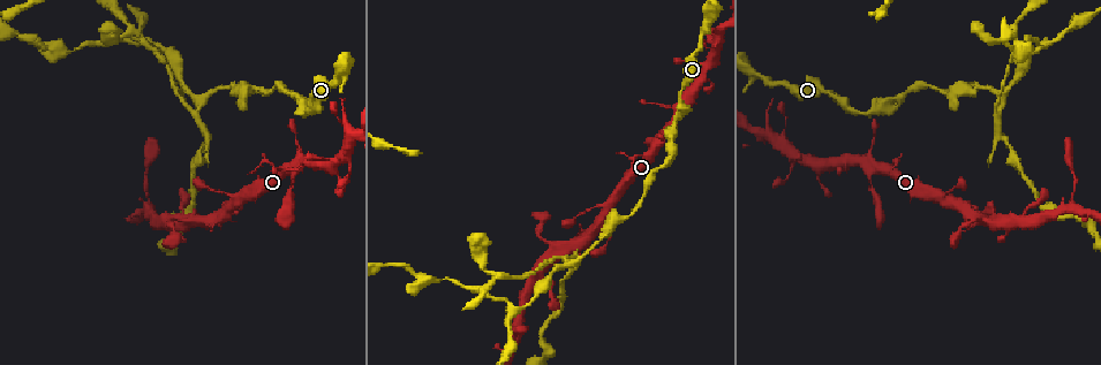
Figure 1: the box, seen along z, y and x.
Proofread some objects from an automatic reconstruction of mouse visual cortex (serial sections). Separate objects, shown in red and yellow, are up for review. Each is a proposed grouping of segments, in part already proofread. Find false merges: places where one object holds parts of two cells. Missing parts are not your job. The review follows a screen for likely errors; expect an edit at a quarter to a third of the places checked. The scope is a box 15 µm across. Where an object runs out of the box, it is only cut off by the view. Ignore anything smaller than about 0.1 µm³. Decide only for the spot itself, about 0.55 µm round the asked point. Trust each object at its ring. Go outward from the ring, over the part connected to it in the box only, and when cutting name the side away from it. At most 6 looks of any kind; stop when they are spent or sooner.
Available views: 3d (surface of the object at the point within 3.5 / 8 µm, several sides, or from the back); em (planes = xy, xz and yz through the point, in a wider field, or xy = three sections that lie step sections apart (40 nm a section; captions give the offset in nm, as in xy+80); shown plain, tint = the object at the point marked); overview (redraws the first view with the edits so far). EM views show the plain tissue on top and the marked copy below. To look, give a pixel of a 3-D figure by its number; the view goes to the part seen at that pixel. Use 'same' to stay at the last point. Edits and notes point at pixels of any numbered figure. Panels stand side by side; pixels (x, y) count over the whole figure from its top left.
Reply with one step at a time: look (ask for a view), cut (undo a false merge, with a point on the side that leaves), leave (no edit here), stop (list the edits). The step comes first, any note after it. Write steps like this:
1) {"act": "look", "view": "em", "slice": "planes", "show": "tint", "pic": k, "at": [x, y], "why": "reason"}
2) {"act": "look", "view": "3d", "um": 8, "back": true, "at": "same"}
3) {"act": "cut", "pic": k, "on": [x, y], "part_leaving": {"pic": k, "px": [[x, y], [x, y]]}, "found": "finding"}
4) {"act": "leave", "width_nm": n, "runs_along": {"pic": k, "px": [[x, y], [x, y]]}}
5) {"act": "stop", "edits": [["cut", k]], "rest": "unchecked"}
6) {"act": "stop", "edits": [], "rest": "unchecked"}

{"act": "look", "view": "3d", "um": 3.5, "pic": 1, "at": [877, 165], "why": "small branch off a trunk"}

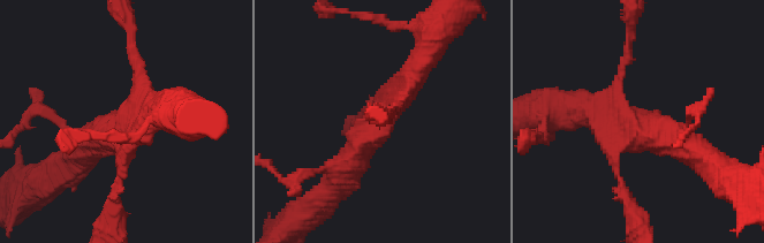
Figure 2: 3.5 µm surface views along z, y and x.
{"act": "look", "view": "em", "slice": "xy", "step": 3, "show": "tint", "pic": 2, "at": [637, 128]}

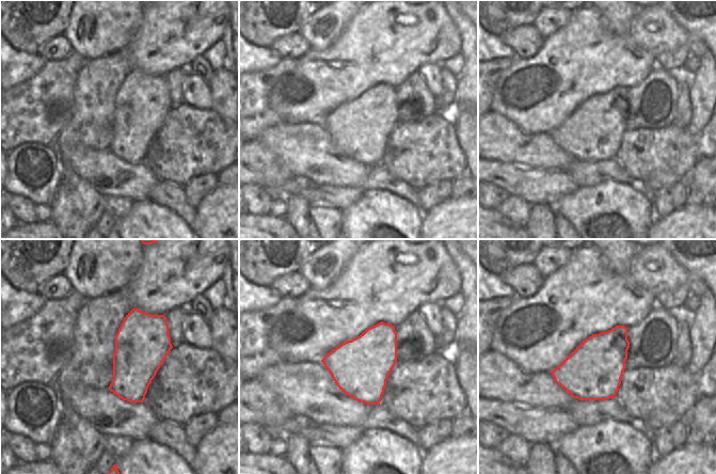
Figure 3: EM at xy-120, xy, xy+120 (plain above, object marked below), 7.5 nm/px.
{"act": "leave", "runs_along": {"pic": 2, "px": [[342, 179], [420, 63]]}, "found": "one cell here"}

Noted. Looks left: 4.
{"act": "look", "view": "3d", "um": 8, "back": true, "pic": 1, "at": [568, 265], "why": "thick turns thin"}

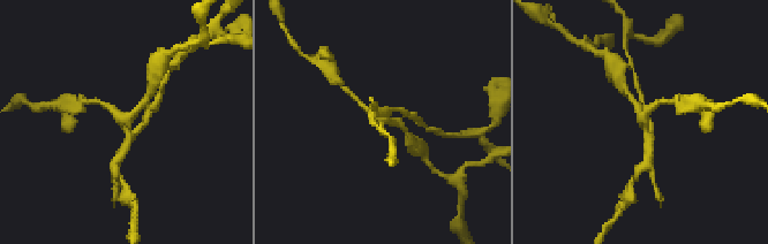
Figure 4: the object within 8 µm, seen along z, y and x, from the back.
{"act": "look", "view": "3d", "um": 3.5, "back": true, "pic": 4, "at": [124, 116], "why": "zoom in"}

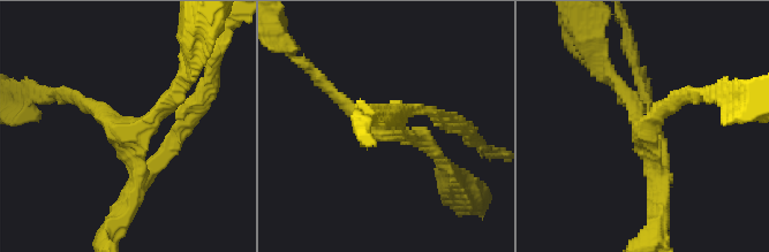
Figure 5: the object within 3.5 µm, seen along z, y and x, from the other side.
{"act": "look", "view": "em", "slice": "xy", "step": 3, "show": "tint", "pic": 5, "at": [644, 128], "why": "now the EM"}

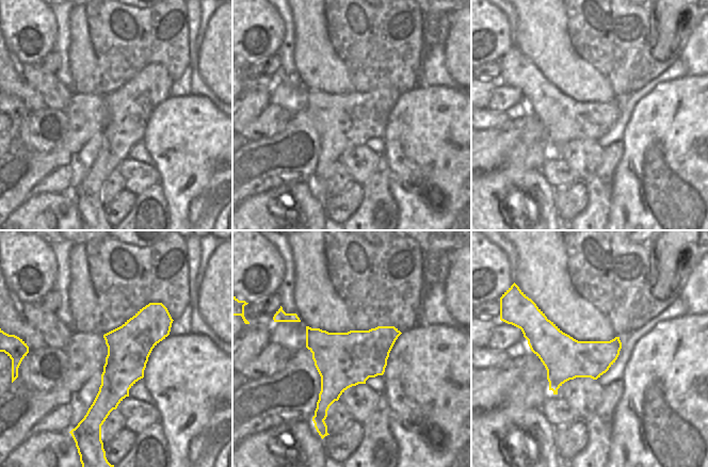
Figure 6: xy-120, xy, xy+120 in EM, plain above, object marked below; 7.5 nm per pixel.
{"act": "cut", "pic": 5, "on": [173, 136], "arm_widths_nm": [150, 200, 200], "part_leaving": {"pic": 5, "px": [[150, 169], [200, 109], [206, 88]]}, "found": "two cells meet here"}

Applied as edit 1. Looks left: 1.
{"act": "stop", "edits": [["cut", 5]], "rest": "unchecked"}

